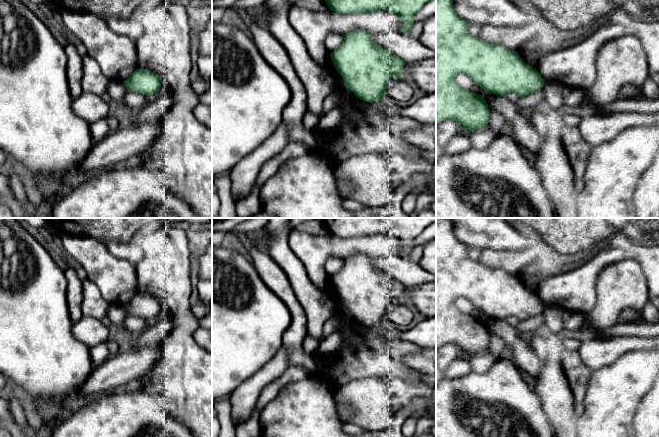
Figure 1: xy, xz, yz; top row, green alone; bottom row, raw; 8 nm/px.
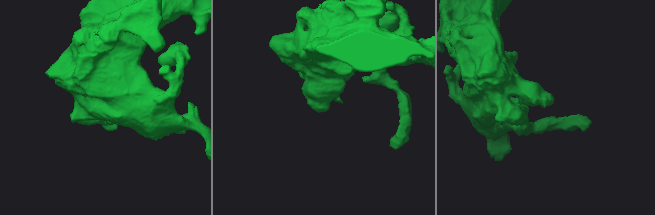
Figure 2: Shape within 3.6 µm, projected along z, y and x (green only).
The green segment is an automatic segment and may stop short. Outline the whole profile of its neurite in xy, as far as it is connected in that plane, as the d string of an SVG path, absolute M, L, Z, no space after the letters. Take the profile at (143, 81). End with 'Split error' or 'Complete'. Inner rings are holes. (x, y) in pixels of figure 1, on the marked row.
M63 10L61 17L69 33L86 47L109 80L123 82L126 89L148 96L159 91L162 78L138 66L136 41L115 33L99 16L85 11Z. Split error

